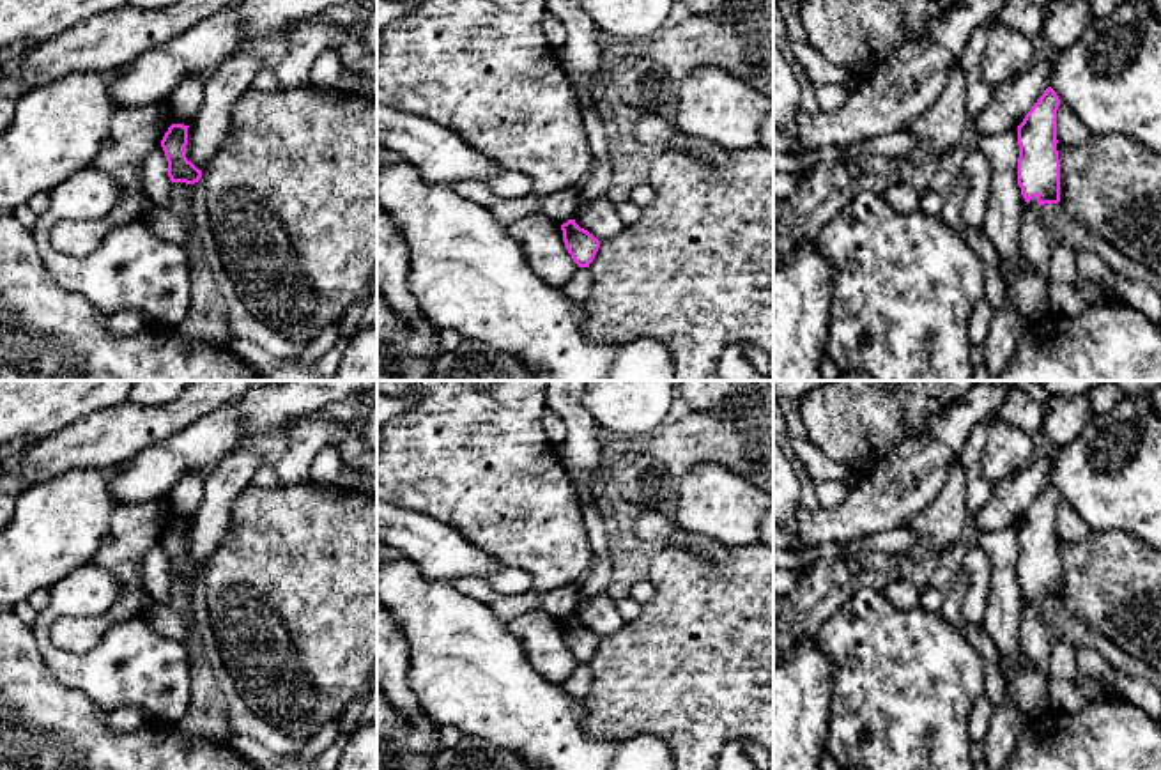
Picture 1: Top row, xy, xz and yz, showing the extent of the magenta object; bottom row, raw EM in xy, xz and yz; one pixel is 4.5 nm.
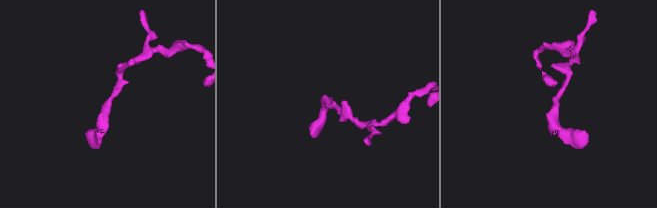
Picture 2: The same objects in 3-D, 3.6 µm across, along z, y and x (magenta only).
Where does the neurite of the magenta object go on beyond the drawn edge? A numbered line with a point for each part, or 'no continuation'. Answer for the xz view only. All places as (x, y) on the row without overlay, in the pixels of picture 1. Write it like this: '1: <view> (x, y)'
no continuation

